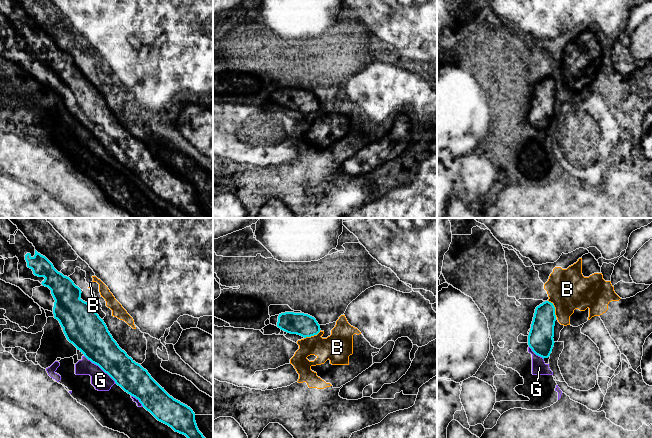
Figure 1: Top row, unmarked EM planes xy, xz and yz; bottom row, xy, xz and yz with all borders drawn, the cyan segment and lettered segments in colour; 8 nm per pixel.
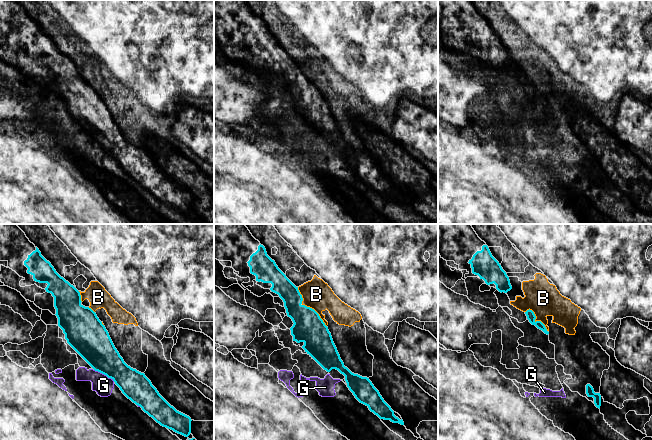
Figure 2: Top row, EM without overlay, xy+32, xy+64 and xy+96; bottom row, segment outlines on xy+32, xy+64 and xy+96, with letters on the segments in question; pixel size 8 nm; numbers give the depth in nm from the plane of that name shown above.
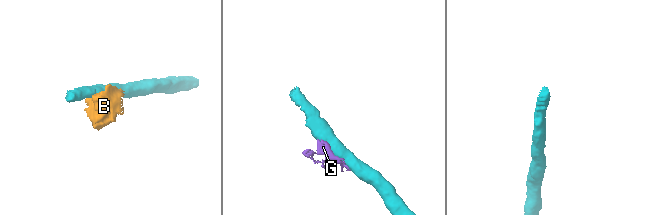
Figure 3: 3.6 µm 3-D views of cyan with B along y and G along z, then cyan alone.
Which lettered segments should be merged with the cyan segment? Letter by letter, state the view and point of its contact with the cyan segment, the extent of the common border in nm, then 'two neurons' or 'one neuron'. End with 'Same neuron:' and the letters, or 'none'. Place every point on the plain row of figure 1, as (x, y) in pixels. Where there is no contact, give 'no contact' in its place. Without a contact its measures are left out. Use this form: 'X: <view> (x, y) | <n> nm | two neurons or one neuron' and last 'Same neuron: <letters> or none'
B: yz (554, 84) | 150 nm | two neurons
G: xy (100, 143) | 340 nm | two neurons
Same neuron: none

